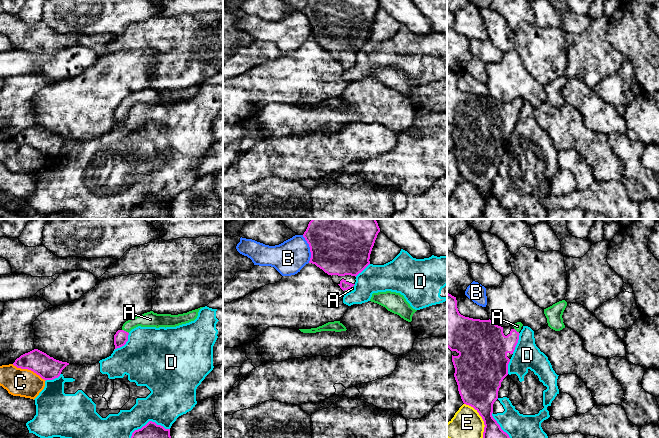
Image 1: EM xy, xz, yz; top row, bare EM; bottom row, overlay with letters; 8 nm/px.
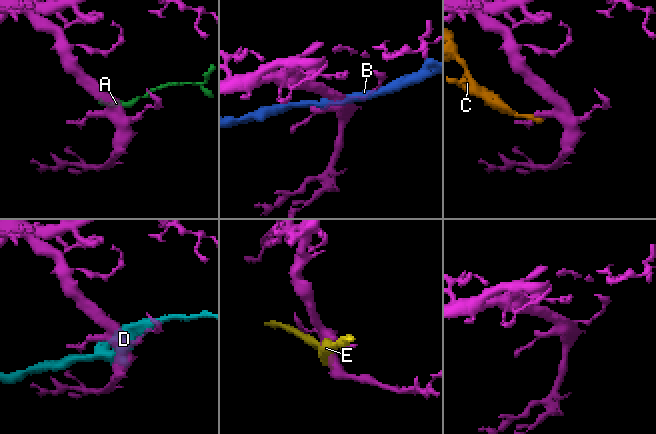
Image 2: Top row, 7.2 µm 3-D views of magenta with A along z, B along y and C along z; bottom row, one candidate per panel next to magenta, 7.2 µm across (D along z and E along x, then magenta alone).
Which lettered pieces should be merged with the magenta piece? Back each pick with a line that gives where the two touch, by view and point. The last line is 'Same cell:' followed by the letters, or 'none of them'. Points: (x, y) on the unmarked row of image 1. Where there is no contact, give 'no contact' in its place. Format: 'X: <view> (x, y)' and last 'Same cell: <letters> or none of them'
A: xy (125, 107)
Same cell: A

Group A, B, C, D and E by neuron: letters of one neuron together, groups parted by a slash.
A / B / C / D / E

